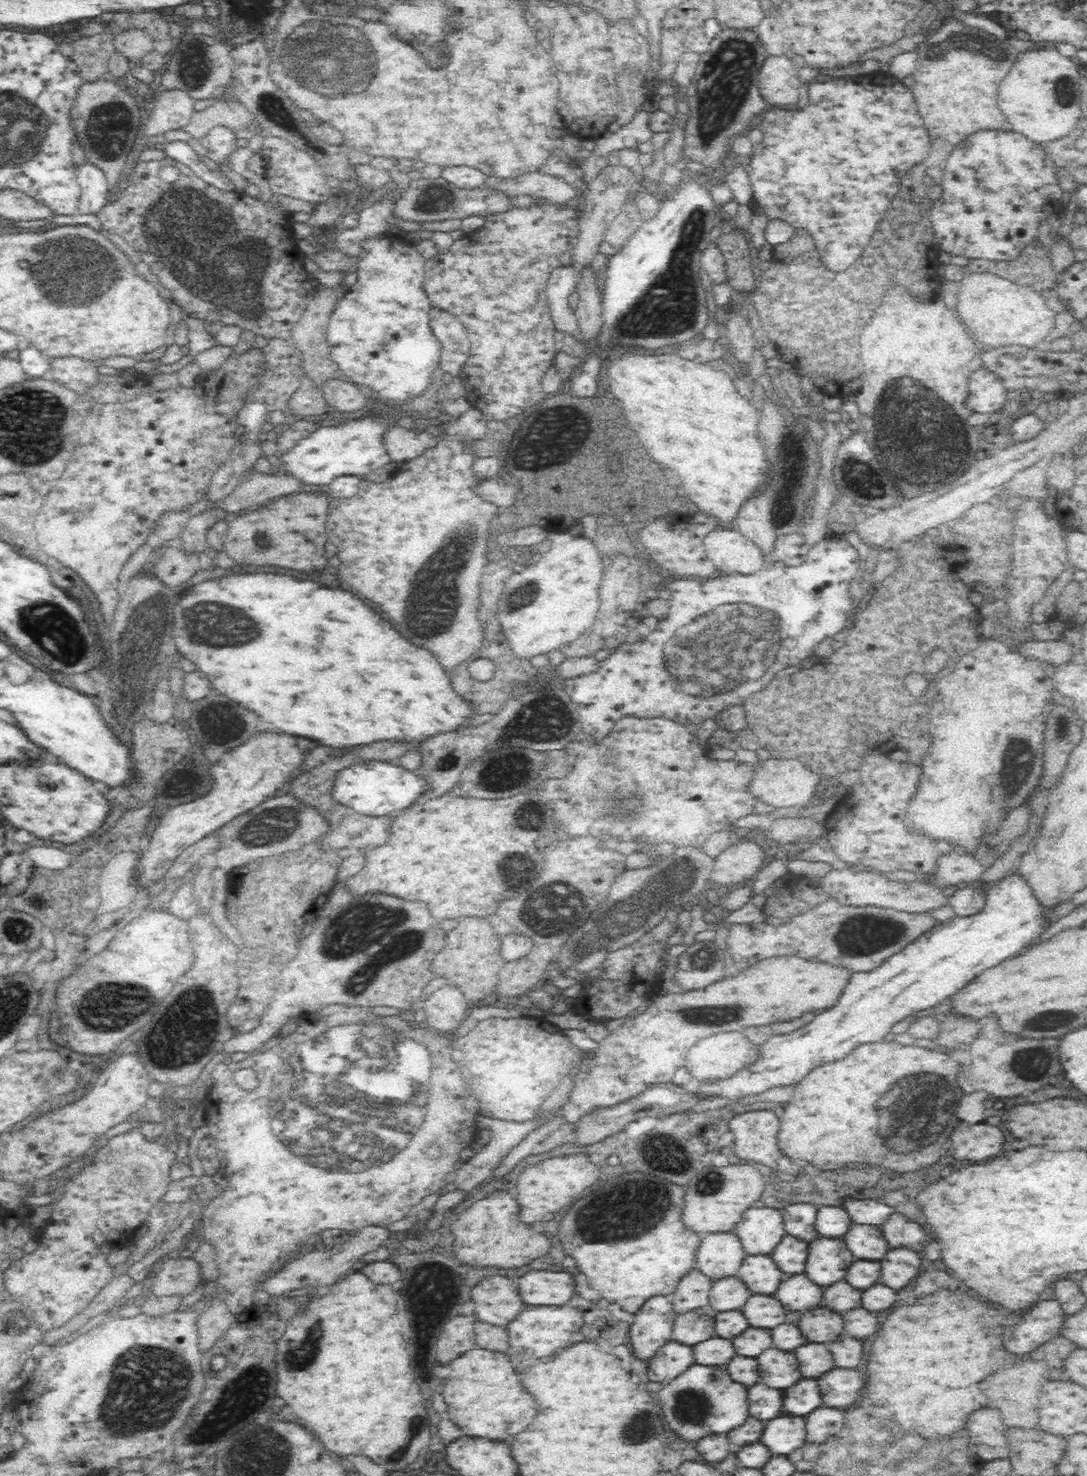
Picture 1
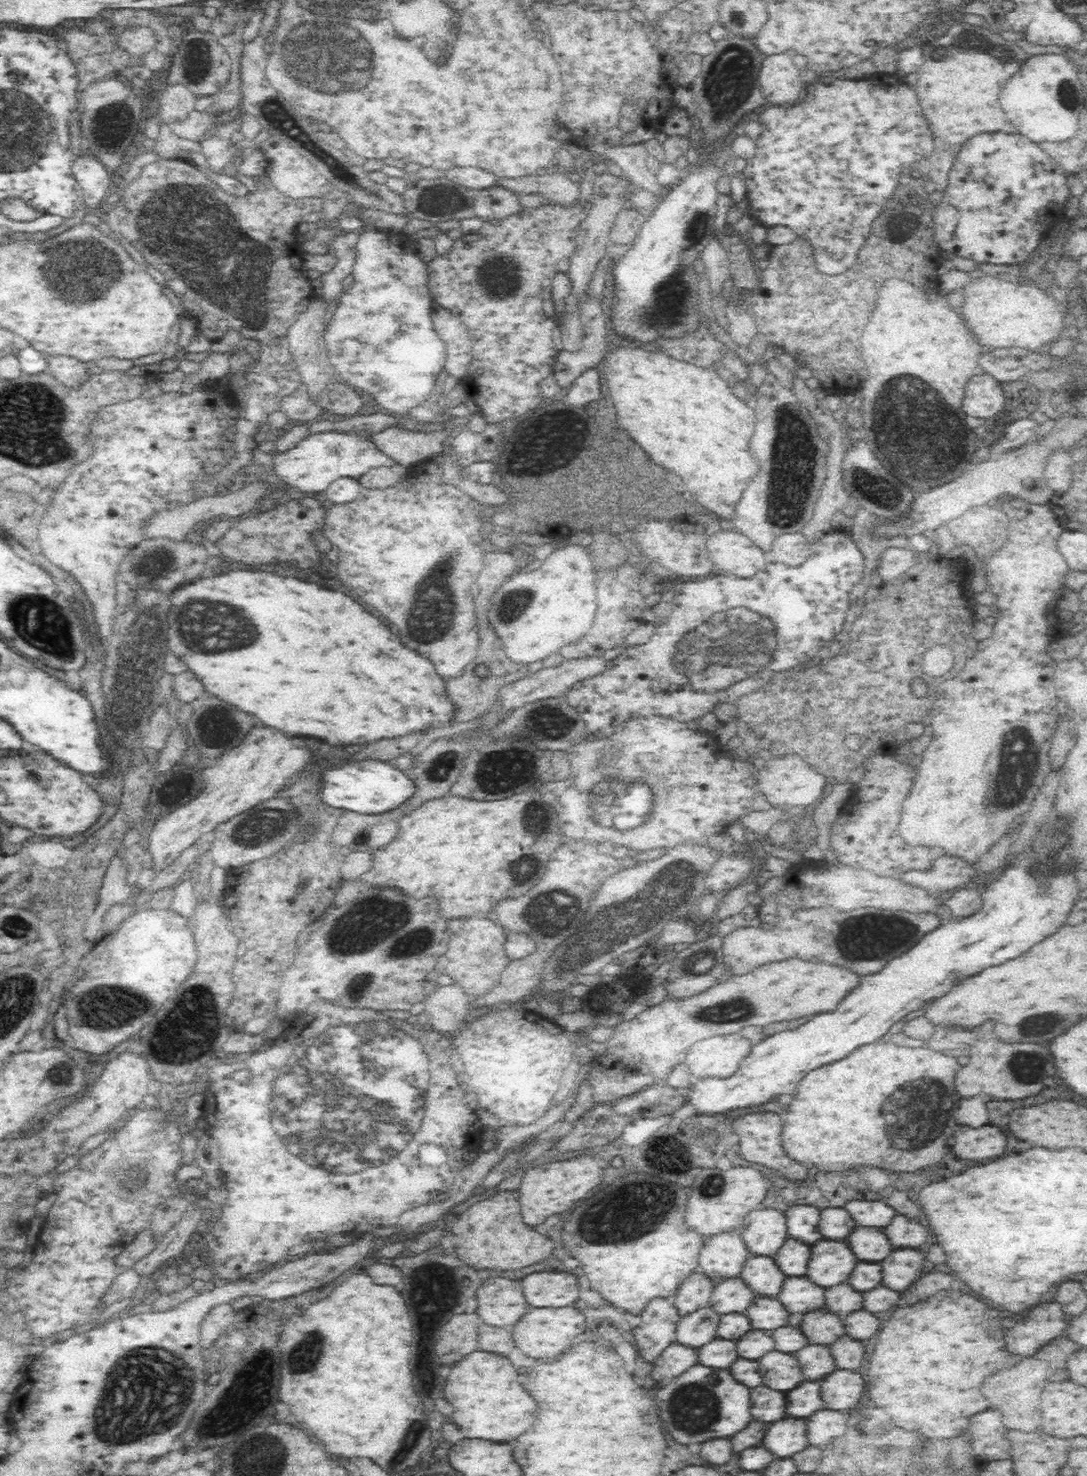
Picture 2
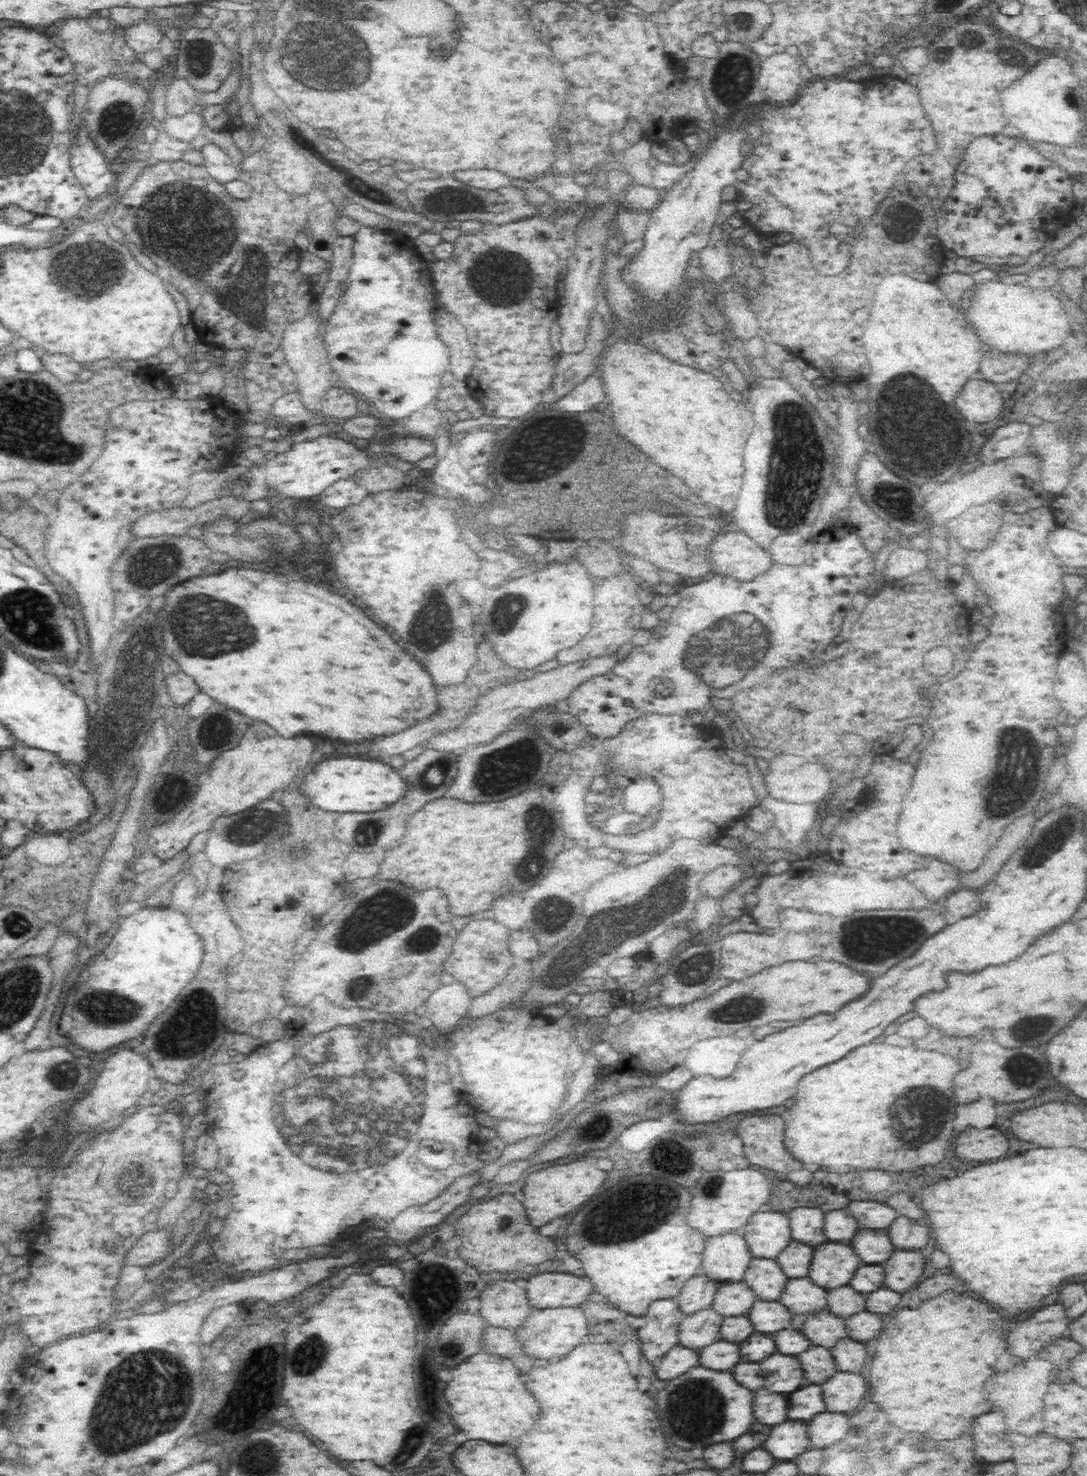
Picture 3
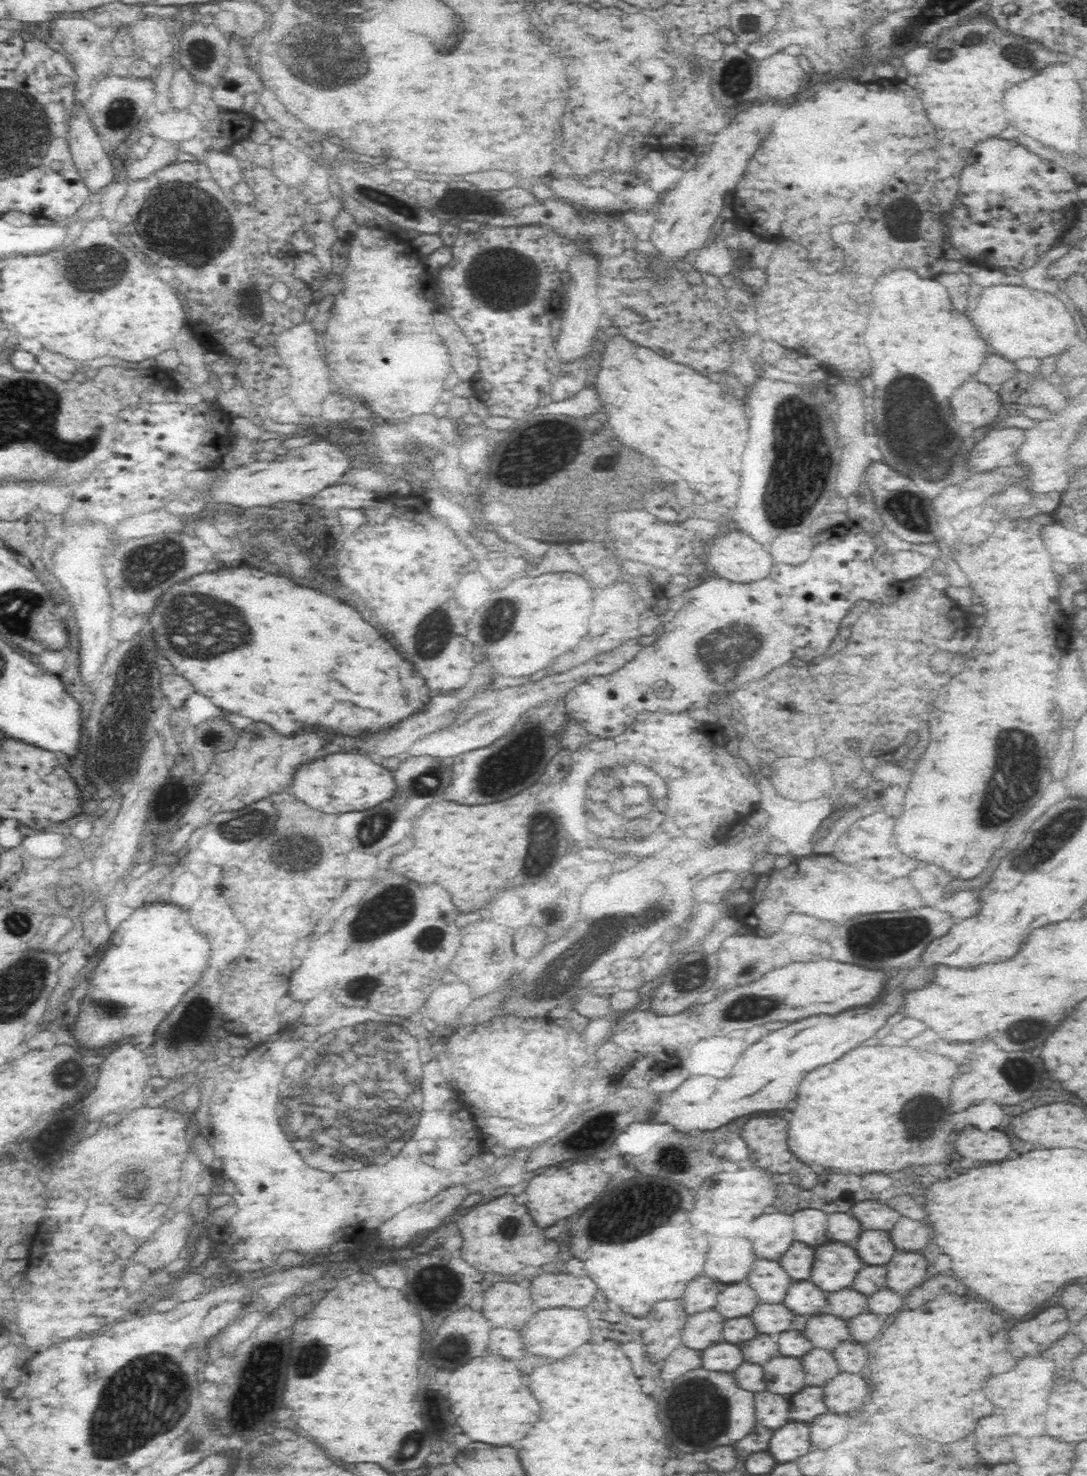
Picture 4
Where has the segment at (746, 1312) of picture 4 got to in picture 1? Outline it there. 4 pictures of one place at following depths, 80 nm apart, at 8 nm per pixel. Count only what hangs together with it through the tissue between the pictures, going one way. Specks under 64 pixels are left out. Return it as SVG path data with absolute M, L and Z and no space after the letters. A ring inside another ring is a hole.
M738 1276L724 1277L713 1284L714 1288L710 1292L710 1307L718 1312L740 1310L753 1295L753 1292Z

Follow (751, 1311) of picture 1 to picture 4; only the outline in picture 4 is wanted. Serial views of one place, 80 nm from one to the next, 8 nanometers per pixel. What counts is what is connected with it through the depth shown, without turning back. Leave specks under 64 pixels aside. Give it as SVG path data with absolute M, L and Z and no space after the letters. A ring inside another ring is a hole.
M760 1304L749 1317L756 1324L758 1332L780 1334L780 1332L792 1328L794 1314L780 1304Z

